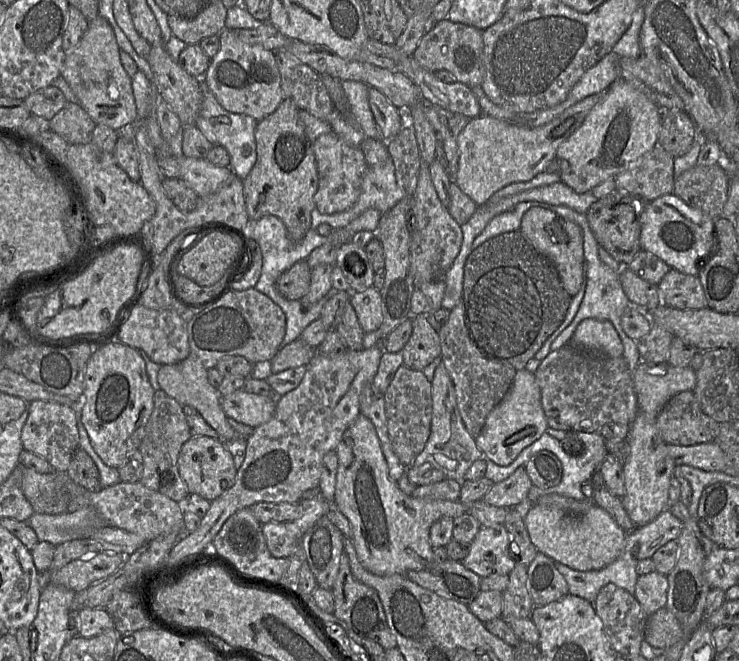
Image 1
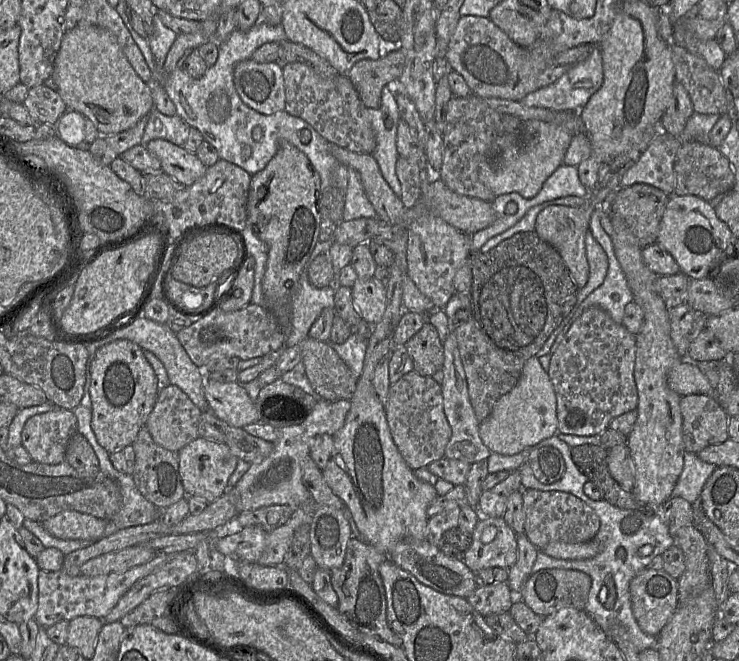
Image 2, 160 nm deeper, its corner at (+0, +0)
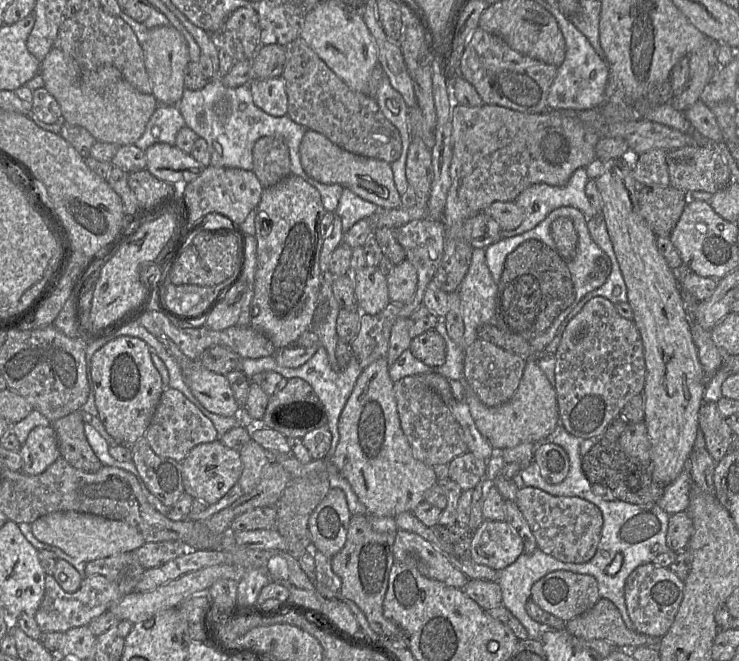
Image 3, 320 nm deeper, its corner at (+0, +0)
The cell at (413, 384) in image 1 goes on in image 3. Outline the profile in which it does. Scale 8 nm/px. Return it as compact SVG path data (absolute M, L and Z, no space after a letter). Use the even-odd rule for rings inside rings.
M406 376L393 387L401 428L413 455L421 462L434 467L449 464L454 458L468 452L462 427L441 397L416 376Z

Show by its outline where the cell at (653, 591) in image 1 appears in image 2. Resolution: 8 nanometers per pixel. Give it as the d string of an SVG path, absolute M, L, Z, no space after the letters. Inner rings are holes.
M645 568L630 582L633 615L643 632L657 637L678 606L678 582L664 569Z

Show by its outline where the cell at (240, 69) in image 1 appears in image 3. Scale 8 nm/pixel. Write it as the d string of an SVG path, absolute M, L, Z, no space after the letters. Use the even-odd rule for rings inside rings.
M282 77L252 80L248 85L258 108L275 117L287 114L288 97Z

